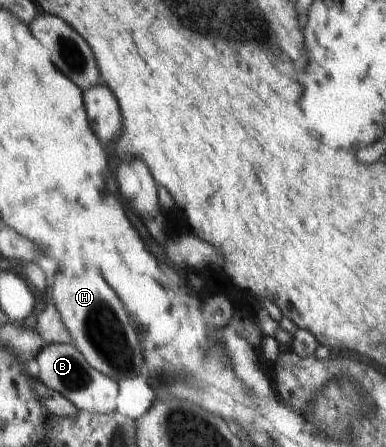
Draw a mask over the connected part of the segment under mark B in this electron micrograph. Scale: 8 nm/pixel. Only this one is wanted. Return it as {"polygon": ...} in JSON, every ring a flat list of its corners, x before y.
{"polygon":[[46,344,37,354,38,377,44,386,52,386,78,410,89,413,110,414,116,411,118,384,92,368,74,344]]}

